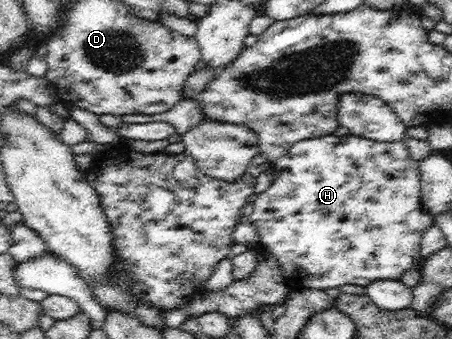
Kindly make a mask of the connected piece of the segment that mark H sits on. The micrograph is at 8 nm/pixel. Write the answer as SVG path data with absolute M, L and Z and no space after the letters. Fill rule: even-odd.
M355 134L348 136L326 135L322 138L306 139L295 144L289 154L279 159L274 165L273 185L252 201L248 219L259 229L261 235L261 247L269 250L279 260L285 276L294 287L313 288L318 290L341 287L341 285L355 284L366 287L377 279L400 280L405 271L417 268L415 263L419 259L422 249L422 238L434 223L433 214L427 212L422 205L421 193L421 164L414 161L409 155L408 147L404 140L380 142L379 140L367 139Z

